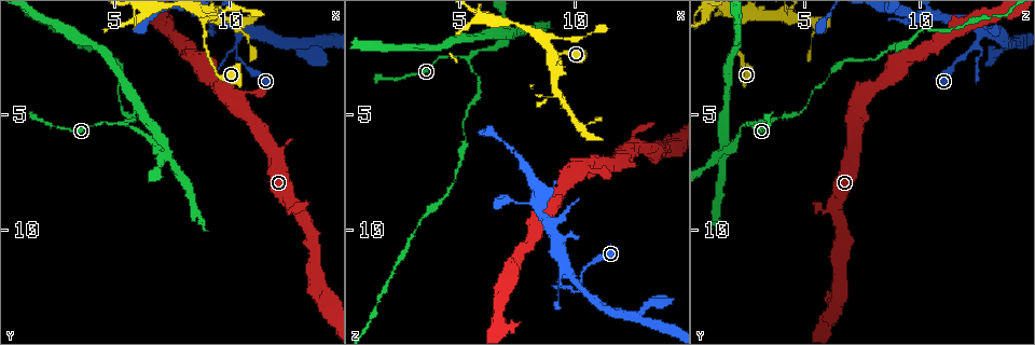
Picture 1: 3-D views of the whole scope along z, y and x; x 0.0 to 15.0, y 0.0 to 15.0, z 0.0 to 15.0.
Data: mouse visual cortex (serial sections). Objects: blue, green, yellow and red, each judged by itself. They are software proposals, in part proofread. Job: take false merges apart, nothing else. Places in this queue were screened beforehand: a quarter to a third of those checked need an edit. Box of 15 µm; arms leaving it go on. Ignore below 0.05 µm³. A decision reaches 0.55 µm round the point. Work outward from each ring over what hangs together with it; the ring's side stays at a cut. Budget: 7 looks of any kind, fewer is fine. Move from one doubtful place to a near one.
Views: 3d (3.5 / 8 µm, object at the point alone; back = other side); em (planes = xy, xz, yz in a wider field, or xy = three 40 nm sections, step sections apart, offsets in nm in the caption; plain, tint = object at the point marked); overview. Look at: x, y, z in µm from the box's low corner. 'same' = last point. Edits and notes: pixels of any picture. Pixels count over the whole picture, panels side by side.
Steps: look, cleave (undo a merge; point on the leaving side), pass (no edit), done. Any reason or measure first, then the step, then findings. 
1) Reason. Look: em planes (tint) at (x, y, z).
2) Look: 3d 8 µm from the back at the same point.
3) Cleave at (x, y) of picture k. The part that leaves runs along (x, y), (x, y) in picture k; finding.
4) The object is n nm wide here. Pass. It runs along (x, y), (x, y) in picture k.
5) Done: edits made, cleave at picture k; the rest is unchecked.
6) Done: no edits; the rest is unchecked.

Calibre changes. Look: 3d 8 µm at (5.2, 5.4, 2.5).

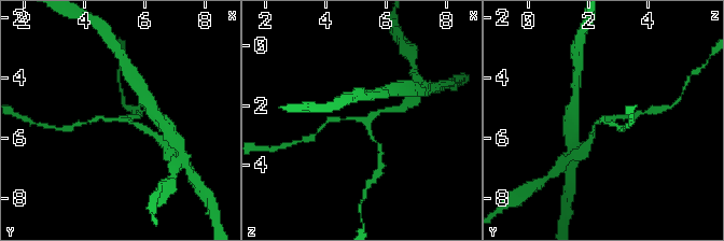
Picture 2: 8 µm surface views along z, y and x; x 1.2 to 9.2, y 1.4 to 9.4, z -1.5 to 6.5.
Zoom in. Look: 3d 3.5 µm at (5.2, 5.4, 2.5).

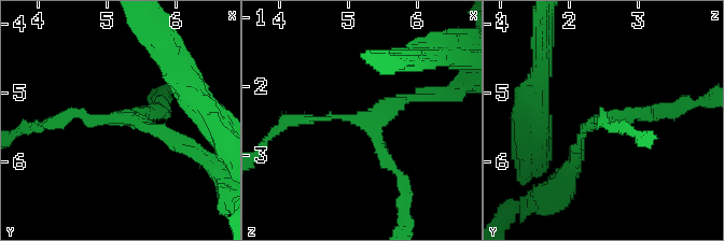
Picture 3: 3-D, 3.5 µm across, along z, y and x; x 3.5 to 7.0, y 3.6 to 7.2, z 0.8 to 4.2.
Look: em xy step 2 (tint) at (5.20, 5.35, 2.50).

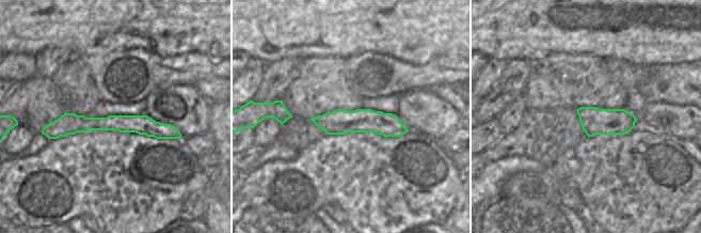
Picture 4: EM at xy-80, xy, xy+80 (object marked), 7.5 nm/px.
3 arms meet here; the arms are 150, 150, 200 nm wide. Pass. It runs along (45, 131), (142, 124), (177, 135) in picture 4; continuous, no second cell.

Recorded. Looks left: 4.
Two arms in line, one across. Look: 3d 8 µm at (6.9, 6.4, 1.8).

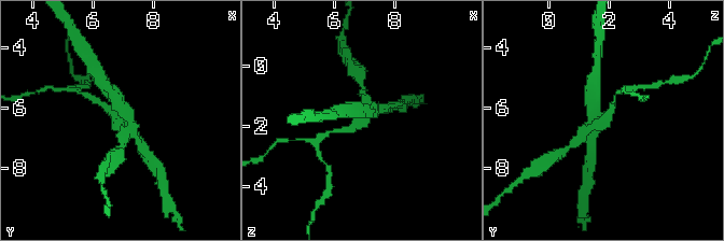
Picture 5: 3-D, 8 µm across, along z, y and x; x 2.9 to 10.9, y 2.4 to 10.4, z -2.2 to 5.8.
Look: 3d 3.5 µm at (6.9, 6.3, 1.9).

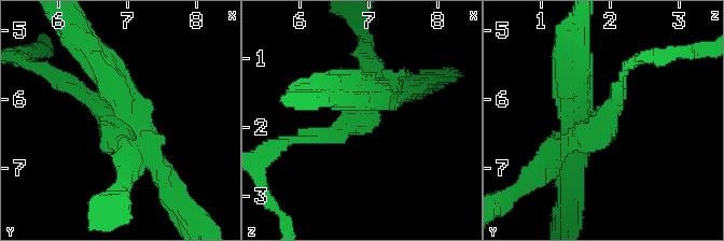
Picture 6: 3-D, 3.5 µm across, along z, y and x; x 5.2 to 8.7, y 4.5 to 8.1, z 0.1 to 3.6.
Look: em xy step 1 (tint) at (6.90, 6.40, 1.85).

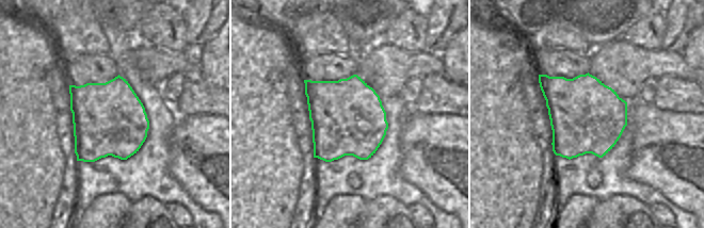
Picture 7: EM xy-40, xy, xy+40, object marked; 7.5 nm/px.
The object is 550 nm wide here. Cleave at (126, 96) of picture 6. The part that leaves runs along (133, 124), (136, 108), (77, 34) in picture 6; two cells meet here.

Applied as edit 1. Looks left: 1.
Done: edits made, cleave at picture 6; the rest is unchecked.

